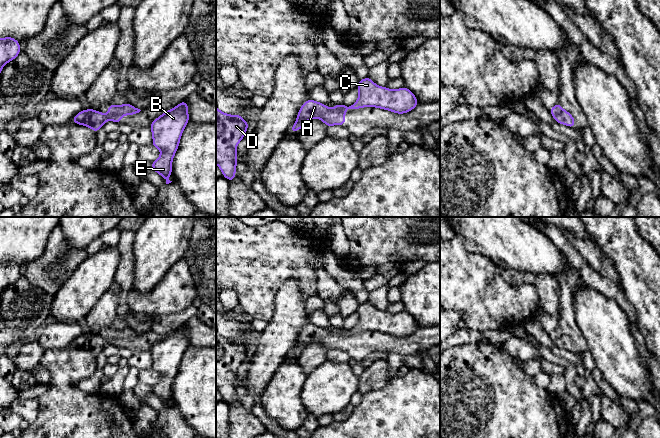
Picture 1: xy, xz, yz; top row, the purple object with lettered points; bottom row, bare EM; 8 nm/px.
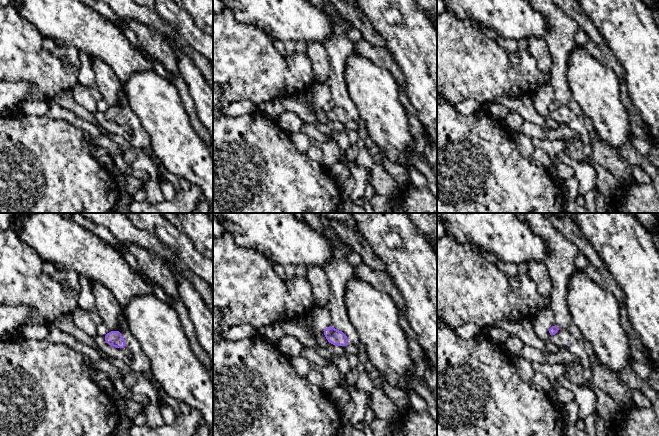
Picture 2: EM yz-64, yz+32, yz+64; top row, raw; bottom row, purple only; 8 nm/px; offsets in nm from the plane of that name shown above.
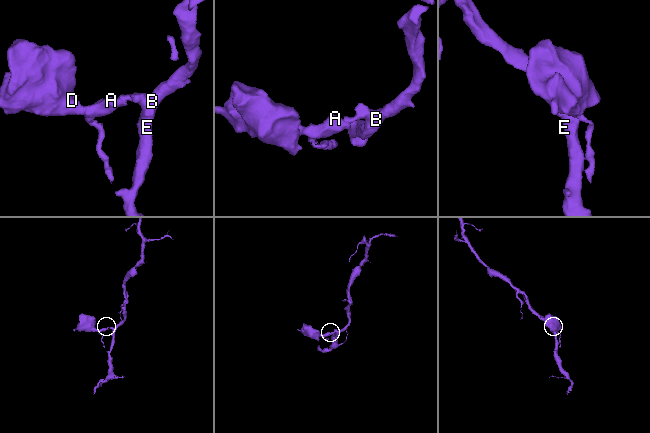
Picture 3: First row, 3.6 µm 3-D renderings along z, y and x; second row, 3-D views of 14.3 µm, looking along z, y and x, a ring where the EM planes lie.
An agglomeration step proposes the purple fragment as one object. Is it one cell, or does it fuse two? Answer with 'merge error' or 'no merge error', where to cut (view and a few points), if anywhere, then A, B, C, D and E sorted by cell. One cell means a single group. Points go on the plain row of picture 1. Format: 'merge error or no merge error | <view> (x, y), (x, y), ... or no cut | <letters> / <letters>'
merge error | xy (109, 338), (123, 339) | A D / B C E

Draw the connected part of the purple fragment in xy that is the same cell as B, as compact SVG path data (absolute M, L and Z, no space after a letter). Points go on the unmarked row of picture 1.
M182 325L156 342L150 349L153 359L152 369L161 375L160 381L151 386L152 394L164 401L166 408L172 406L169 404L172 397L172 384L188 346L188 329L186 325Z

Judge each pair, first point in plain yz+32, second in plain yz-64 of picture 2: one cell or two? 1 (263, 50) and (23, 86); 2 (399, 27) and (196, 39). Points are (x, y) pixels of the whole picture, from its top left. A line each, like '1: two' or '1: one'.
1: two
2: one

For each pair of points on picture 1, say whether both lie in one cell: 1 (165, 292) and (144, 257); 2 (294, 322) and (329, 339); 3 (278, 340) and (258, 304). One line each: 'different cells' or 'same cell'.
1: different cells
2: different cells
3: different cells

